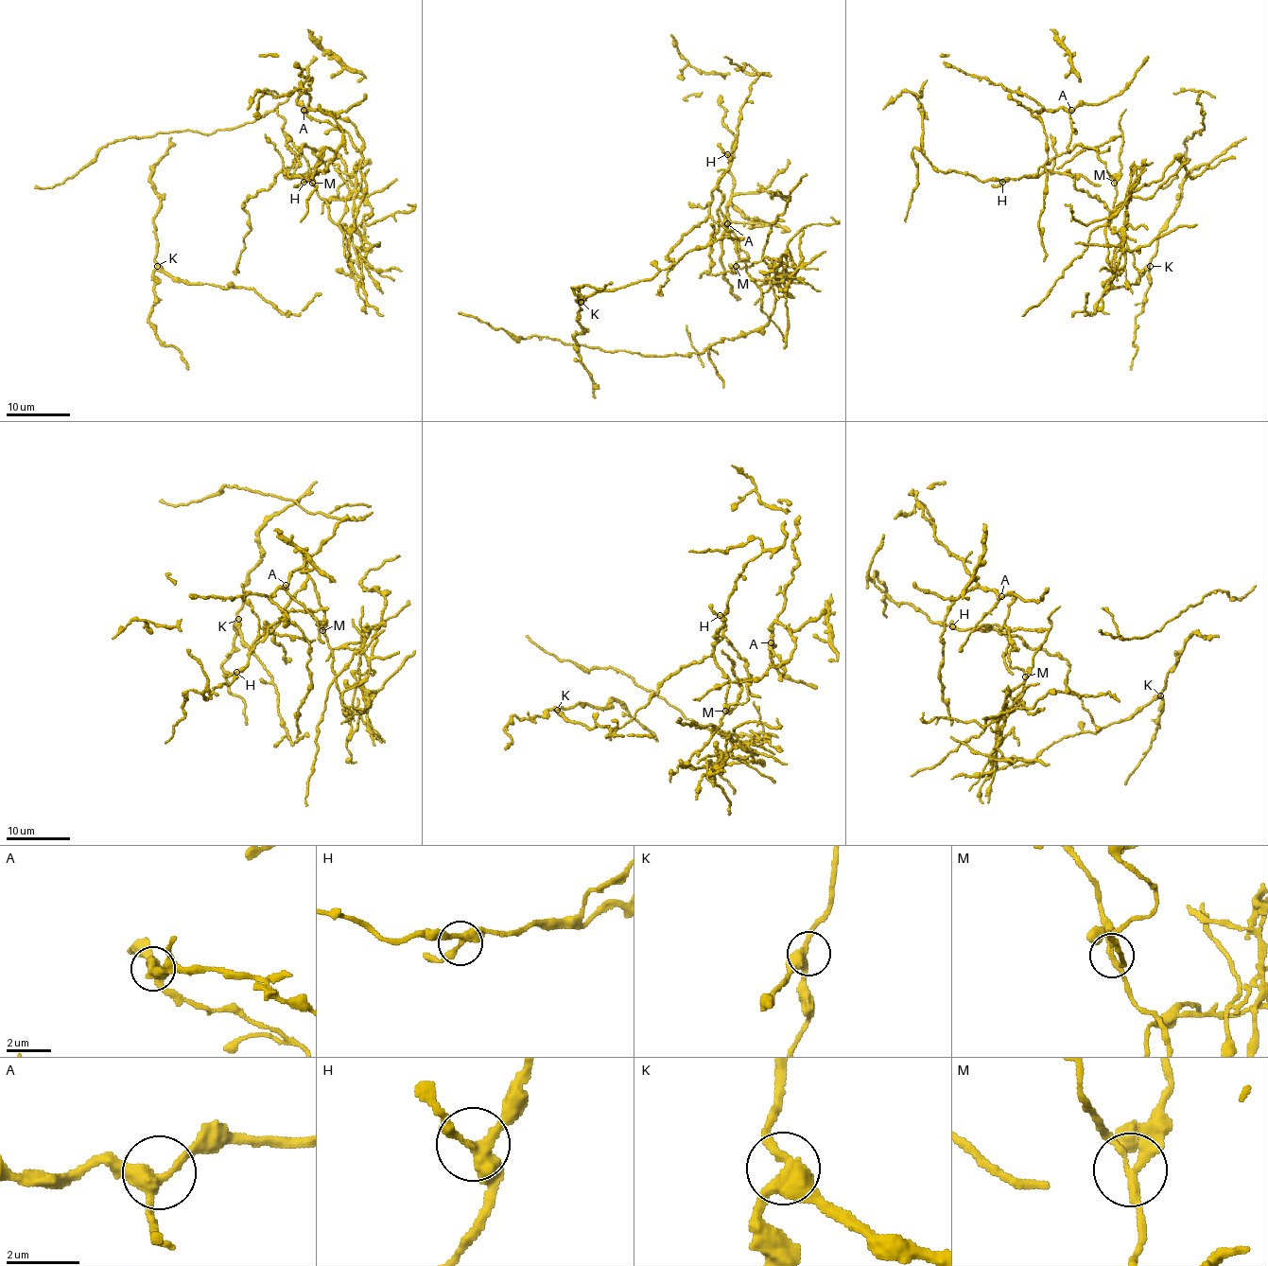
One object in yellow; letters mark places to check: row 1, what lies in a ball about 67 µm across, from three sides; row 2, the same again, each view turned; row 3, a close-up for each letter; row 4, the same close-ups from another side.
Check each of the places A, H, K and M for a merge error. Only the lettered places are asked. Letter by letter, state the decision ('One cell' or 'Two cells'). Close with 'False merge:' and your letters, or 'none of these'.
A: One cell
H: One cell
K: One cell
M: Two cells
False merge: M

